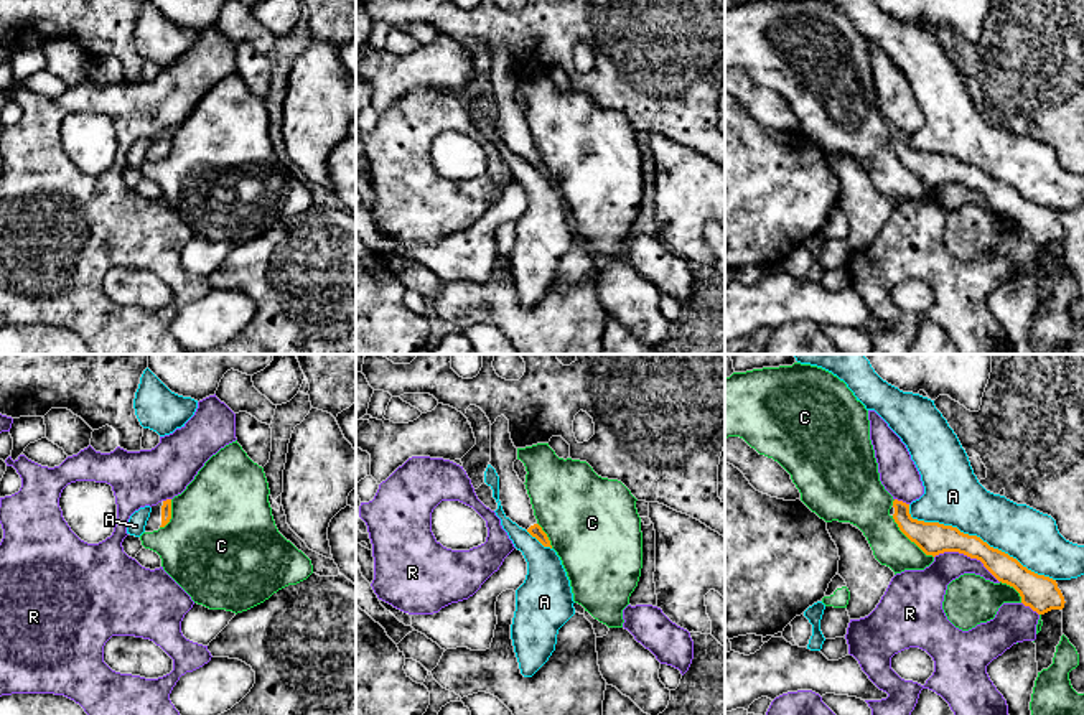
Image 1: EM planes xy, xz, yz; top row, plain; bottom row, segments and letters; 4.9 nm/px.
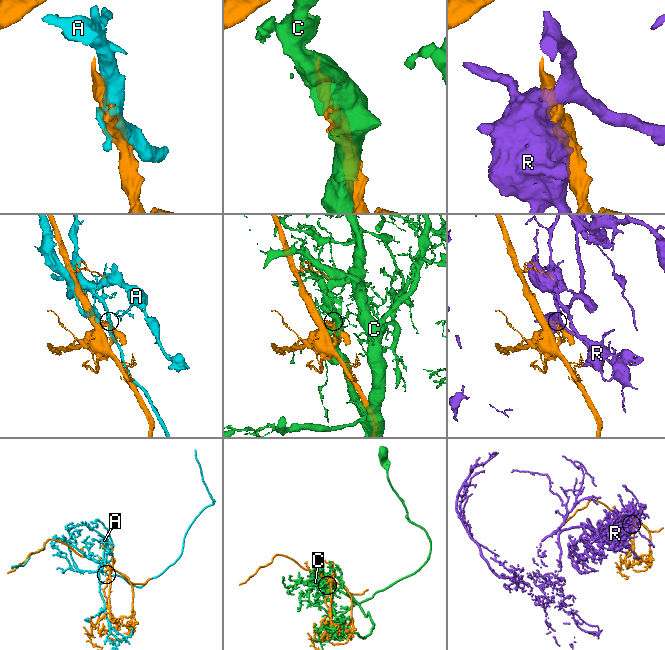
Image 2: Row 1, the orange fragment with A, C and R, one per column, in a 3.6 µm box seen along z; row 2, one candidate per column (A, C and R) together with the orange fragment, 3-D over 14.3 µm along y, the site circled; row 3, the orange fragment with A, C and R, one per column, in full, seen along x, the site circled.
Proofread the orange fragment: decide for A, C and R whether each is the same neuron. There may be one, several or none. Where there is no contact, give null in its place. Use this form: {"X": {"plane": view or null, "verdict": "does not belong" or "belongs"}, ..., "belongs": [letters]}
{"A": {"plane": "yz", "verdict": "does not belong"}, "C": {"plane": "yz", "verdict": "does not belong"}, "R": {"plane": "yz", "verdict": "does not belong"}, "belongs": []}

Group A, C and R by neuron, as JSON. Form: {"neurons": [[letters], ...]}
{"neurons": [["A"], ["C"], ["R"]]}

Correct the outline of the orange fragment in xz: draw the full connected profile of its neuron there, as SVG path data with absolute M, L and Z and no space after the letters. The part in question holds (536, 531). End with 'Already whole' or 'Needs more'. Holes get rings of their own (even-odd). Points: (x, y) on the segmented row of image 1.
M501 415L491 425L491 461L489 465L499 476L499 501L506 517L526 529L544 547L550 547L550 540L542 527L537 524L530 498L526 484L514 471L517 460L517 448L514 446L509 433L509 420Z. Needs more

